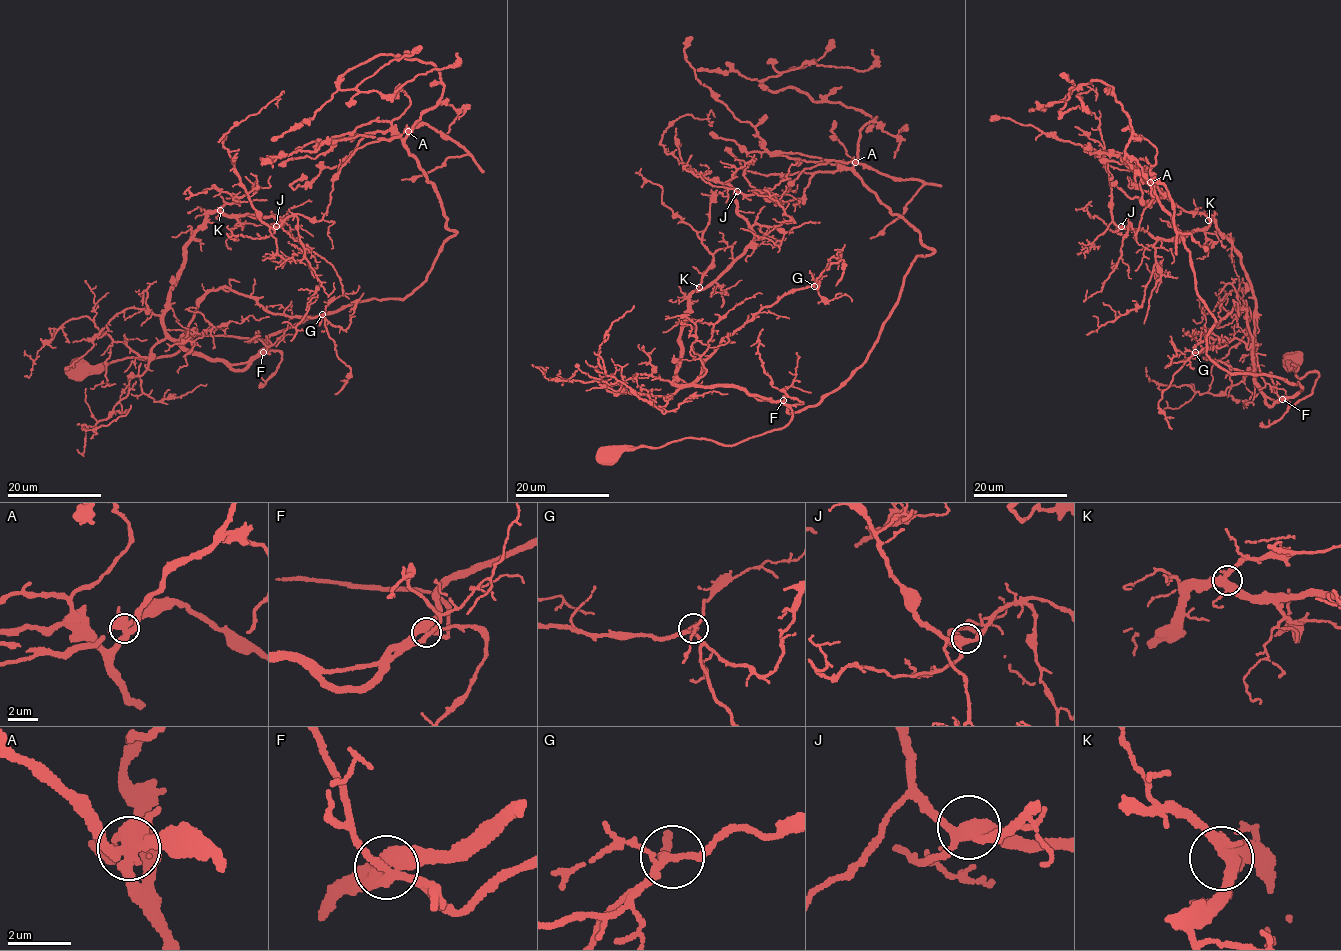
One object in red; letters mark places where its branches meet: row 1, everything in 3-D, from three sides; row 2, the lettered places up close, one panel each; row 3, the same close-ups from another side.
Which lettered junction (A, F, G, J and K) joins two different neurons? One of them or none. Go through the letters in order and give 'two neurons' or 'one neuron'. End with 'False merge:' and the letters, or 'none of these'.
A: two neurons
F: one neuron
G: one neuron
J: one neuron
K: one neuron
False merge: A

